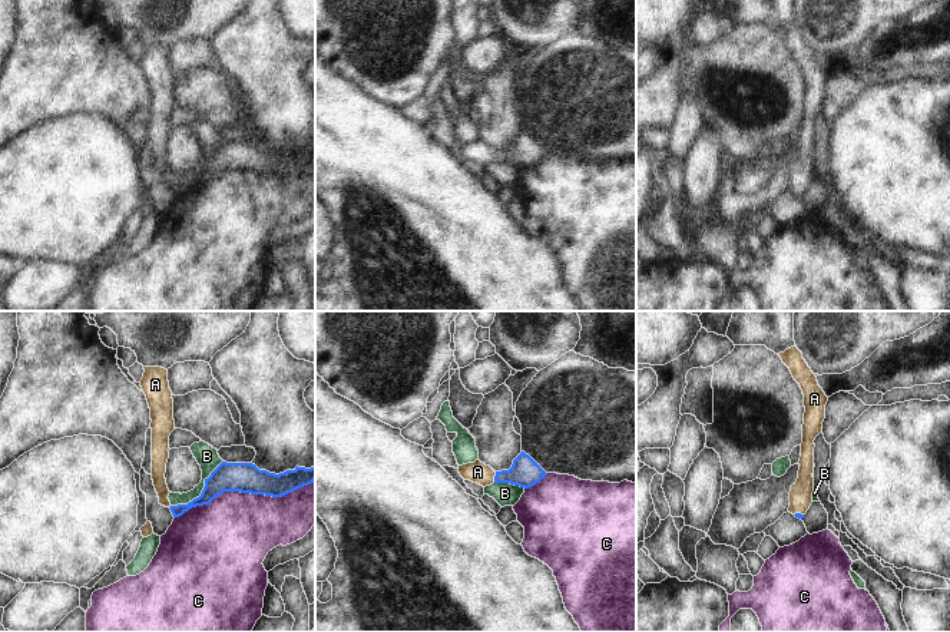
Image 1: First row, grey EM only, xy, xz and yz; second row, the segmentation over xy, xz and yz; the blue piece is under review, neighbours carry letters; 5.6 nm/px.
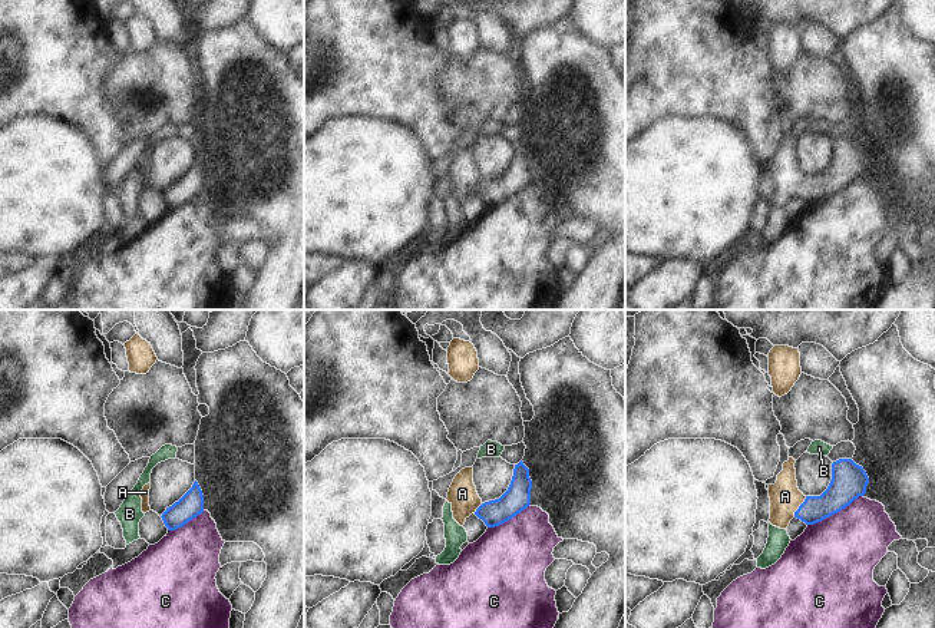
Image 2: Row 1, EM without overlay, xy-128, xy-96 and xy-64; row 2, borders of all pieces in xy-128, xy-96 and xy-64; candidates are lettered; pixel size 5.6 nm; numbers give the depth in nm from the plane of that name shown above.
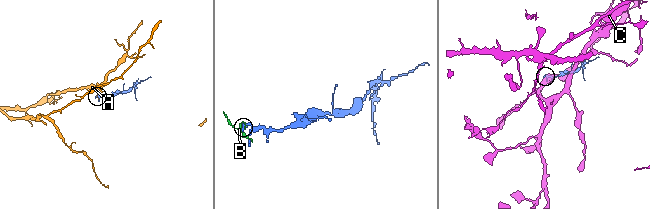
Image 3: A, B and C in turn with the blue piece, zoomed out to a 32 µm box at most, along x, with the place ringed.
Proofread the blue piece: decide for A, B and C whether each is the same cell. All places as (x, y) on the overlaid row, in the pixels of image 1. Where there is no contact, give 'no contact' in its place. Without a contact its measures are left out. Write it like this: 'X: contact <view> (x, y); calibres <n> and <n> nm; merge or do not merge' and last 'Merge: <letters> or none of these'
A: contact xz (495, 477); calibres 170 and 120 nm; merge
B: contact xy (202, 492); calibres 170 and 120 nm; do not merge
C: contact xy (244, 492); calibres 170 and 440 nm; do not merge
Merge: A

